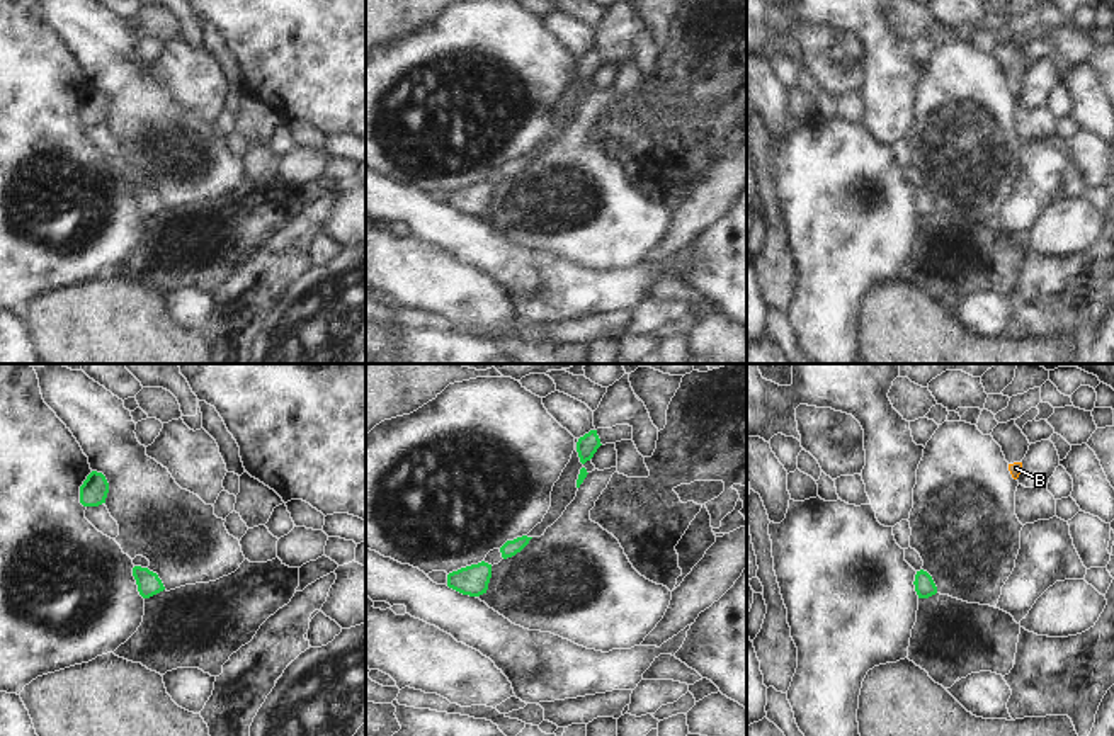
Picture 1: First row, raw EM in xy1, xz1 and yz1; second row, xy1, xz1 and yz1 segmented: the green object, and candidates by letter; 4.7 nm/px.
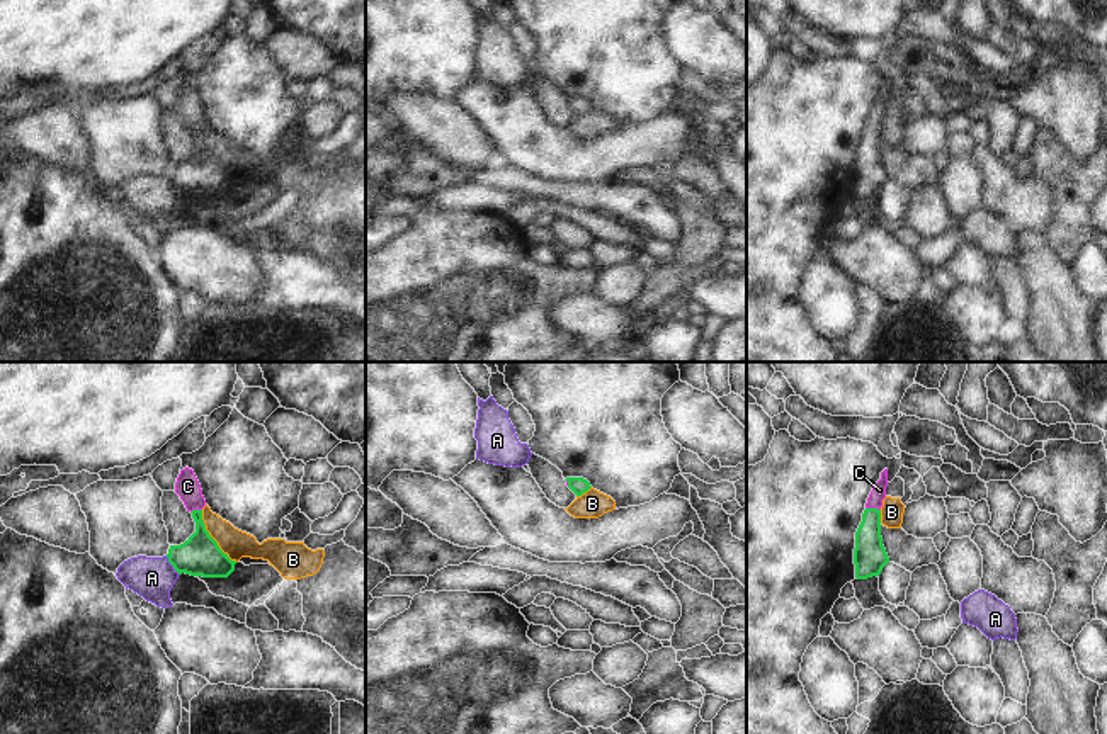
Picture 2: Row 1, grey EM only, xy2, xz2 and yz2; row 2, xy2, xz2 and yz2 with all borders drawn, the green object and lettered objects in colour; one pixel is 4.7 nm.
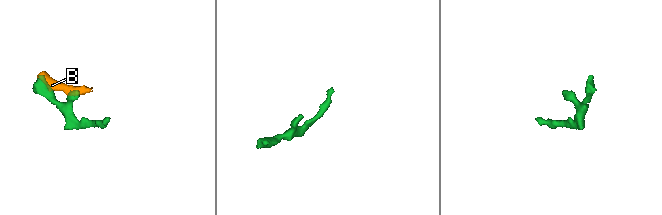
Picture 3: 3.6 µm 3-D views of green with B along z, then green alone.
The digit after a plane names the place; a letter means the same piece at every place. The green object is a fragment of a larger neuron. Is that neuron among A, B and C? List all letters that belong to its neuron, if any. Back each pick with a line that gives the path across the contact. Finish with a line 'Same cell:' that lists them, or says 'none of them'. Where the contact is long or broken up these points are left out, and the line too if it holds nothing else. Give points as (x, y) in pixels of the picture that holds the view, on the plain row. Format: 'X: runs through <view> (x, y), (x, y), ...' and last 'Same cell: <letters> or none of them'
C: runs through yz2 (869, 175), (873, 128), (878, 112)
Same cell: C

